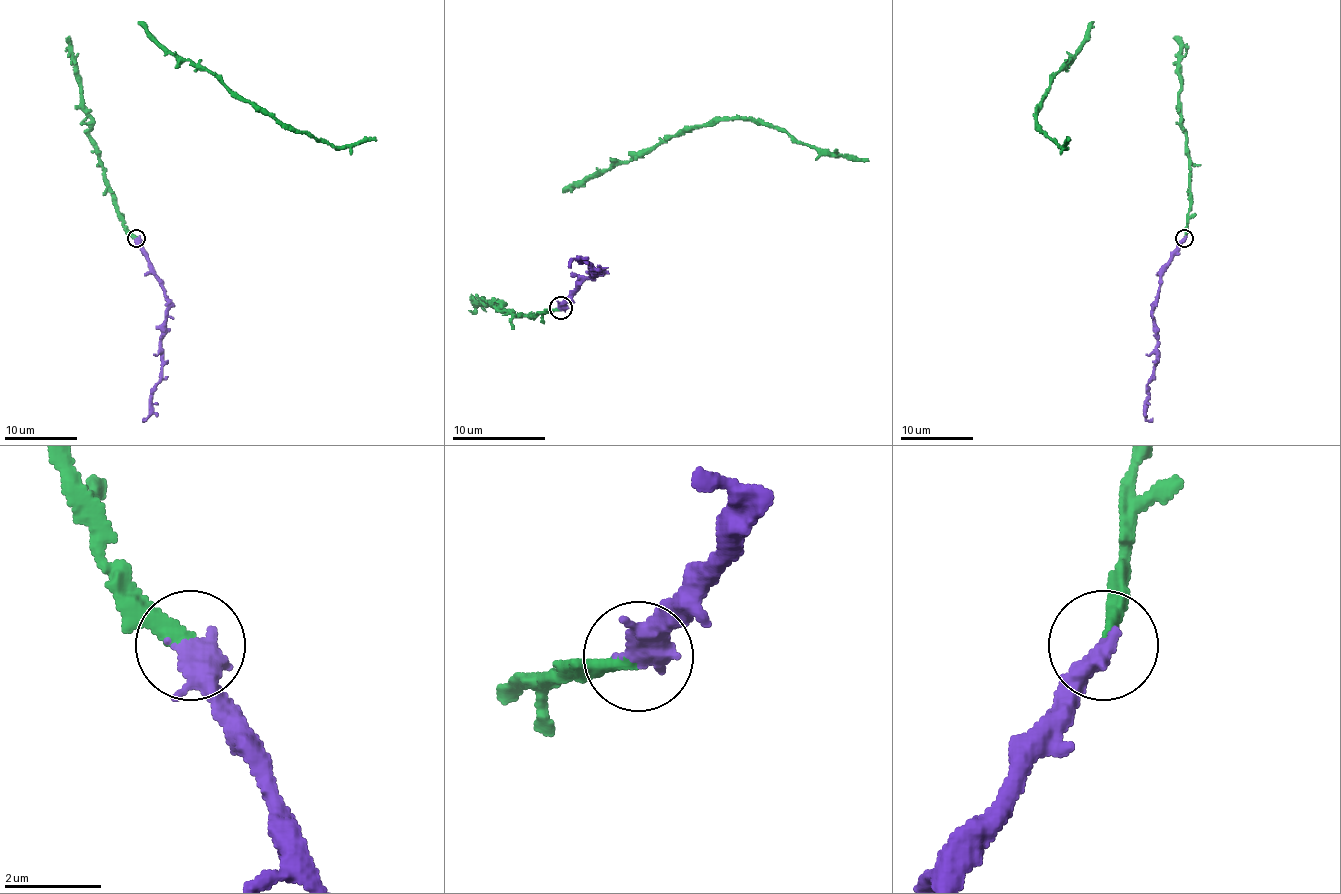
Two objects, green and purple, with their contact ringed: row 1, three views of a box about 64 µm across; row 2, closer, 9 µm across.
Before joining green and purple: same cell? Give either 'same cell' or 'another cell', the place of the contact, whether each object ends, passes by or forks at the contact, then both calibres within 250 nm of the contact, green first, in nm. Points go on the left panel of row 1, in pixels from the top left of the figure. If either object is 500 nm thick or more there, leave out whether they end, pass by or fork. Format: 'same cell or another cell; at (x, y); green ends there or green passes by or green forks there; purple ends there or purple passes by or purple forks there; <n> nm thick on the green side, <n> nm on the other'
same cell; at (136, 238); green ends there; purple passes by; 340 nm thick on the green side, 380 nm on the other

